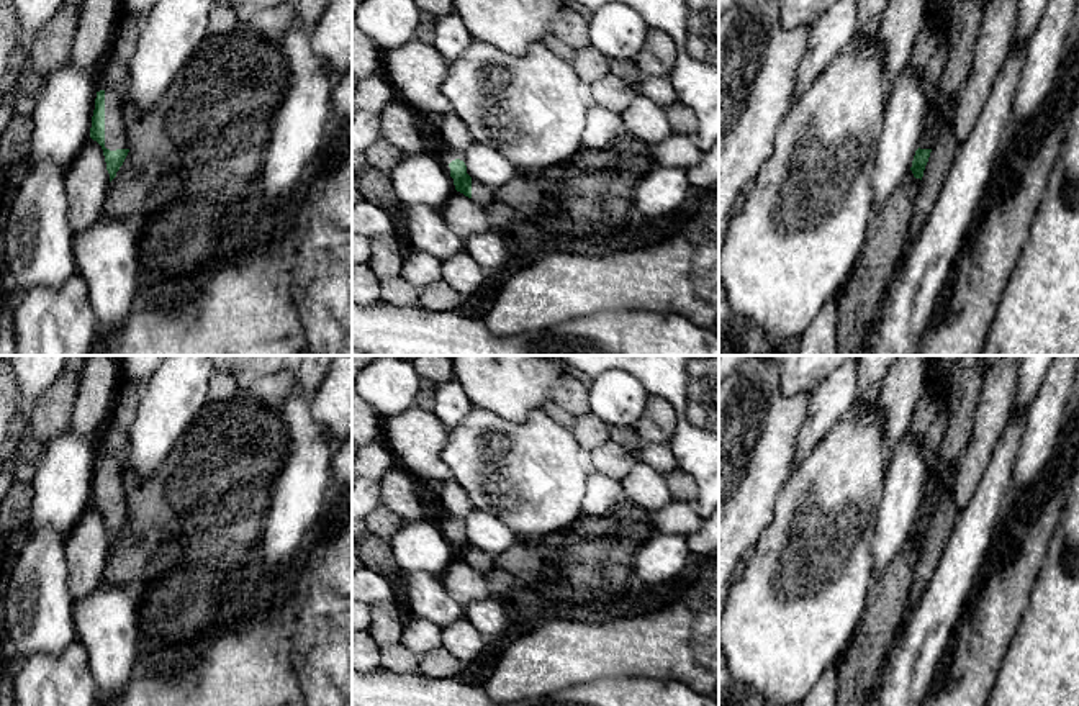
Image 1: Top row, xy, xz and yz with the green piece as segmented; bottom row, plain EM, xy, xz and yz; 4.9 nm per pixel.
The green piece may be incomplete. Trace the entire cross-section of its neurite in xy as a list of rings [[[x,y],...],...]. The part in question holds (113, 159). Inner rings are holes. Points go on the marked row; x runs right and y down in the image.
[[[111,88],[97,92],[90,138],[103,149],[110,182],[131,149],[131,136],[123,121],[121,92]]]

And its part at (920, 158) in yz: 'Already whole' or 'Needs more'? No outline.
Needs more

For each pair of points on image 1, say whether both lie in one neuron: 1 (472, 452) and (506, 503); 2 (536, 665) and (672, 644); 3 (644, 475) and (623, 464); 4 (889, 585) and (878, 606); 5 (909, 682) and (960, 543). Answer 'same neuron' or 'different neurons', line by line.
1: same neuron
2: same neuron
3: different neurons
4: same neuron
5: same neuron

